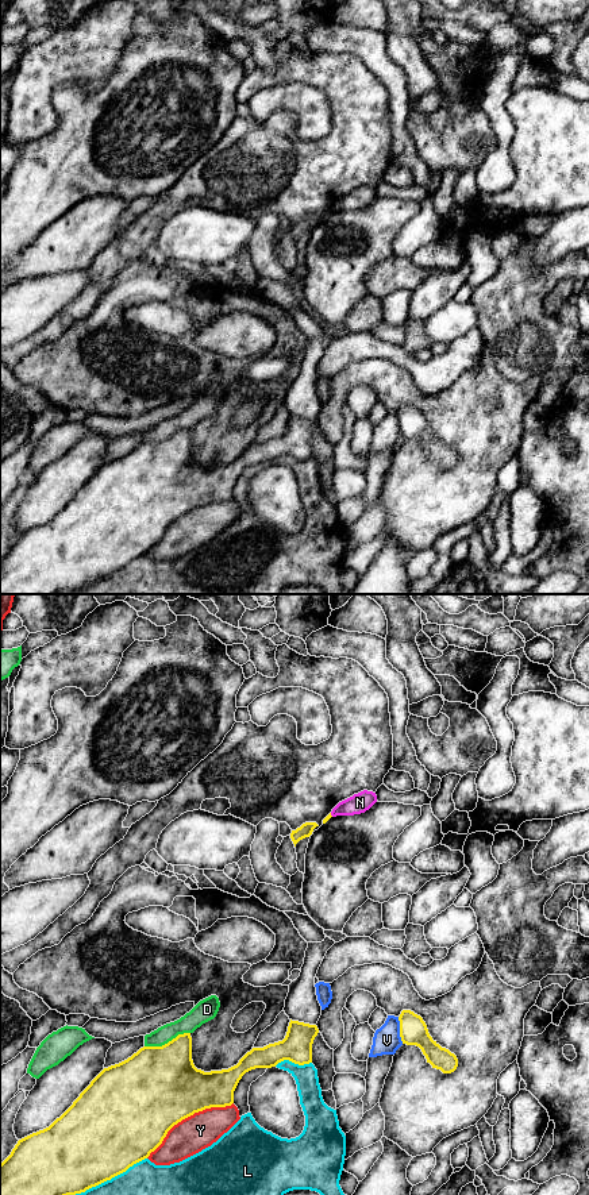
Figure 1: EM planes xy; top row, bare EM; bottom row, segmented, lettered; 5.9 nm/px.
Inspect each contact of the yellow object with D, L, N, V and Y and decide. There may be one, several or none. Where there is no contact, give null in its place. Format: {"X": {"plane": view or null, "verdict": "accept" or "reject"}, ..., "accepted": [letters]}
{"D": {"plane": "xy", "verdict": "reject"}, "L": {"plane": "xy", "verdict": "reject"}, "N": {"plane": "xy", "verdict": "reject"}, "V": {"plane": "xy", "verdict": "reject"}, "Y": {"plane": "xy", "verdict": "reject"}, "accepted": []}

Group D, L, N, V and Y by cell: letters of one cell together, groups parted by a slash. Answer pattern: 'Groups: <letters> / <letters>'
Groups: D / L / N / V / Y

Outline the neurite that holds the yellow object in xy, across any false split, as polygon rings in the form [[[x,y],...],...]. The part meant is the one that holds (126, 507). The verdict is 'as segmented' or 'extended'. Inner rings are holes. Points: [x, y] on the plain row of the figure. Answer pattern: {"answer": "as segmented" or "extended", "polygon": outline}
{"answer": "as segmented", "polygon": [[[290,415],[282,436],[253,443],[236,460],[211,467],[195,462],[190,428],[178,429],[162,442],[140,443],[127,455],[104,463],[49,523],[18,536],[11,550],[0,559],[0,594],[62,594],[111,575],[147,554],[162,539],[168,527],[182,514],[205,504],[231,501],[234,486],[246,467],[272,463],[284,455],[299,460],[312,458],[312,439],[317,428],[316,420]]]}

